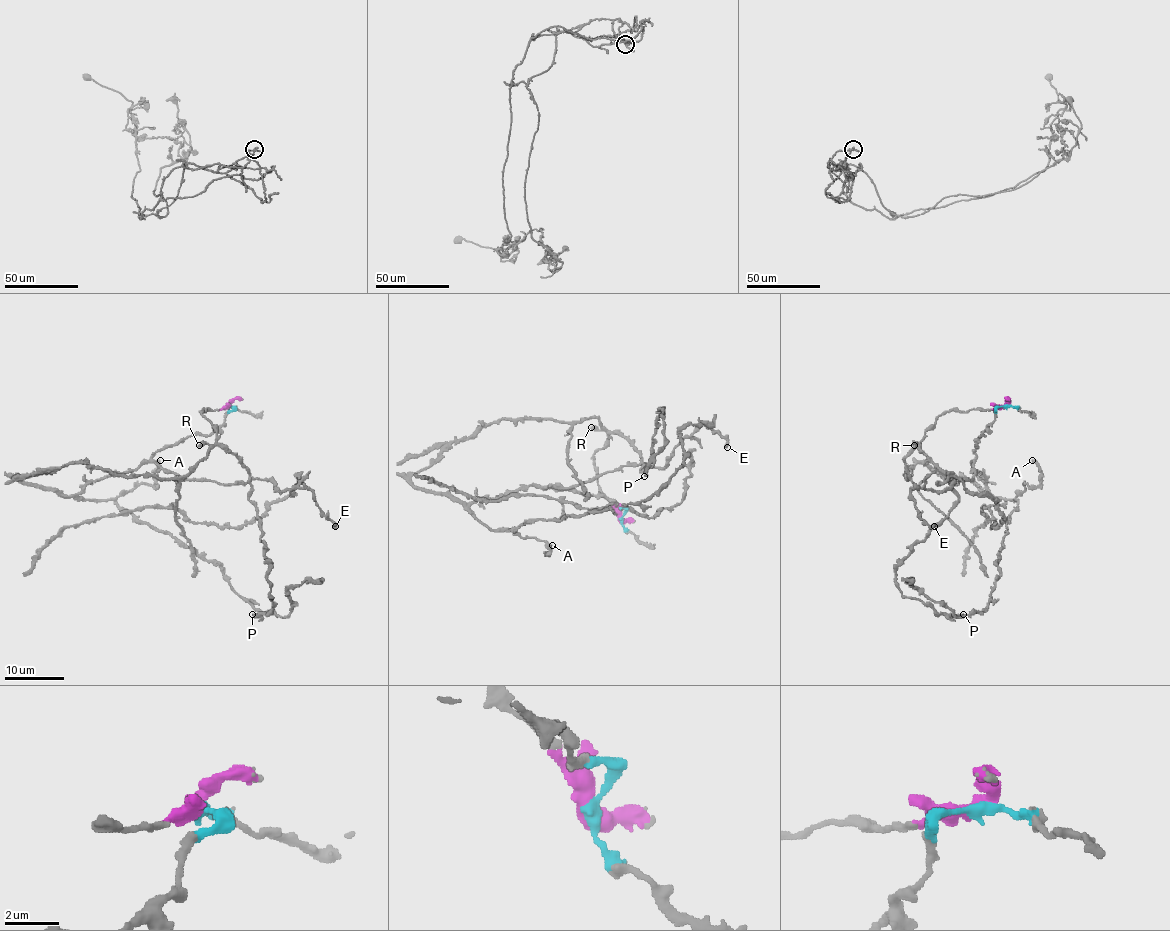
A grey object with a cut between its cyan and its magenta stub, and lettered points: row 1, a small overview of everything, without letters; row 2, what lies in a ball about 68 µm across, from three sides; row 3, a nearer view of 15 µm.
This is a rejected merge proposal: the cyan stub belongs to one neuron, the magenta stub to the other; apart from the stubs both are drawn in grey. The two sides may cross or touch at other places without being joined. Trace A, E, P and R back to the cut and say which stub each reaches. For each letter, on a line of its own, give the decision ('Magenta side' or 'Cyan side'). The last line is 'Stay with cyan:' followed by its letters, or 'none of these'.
A: Cyan side
E: Cyan side
P: Magenta side
R: Magenta side
Stay with cyan: A, E

